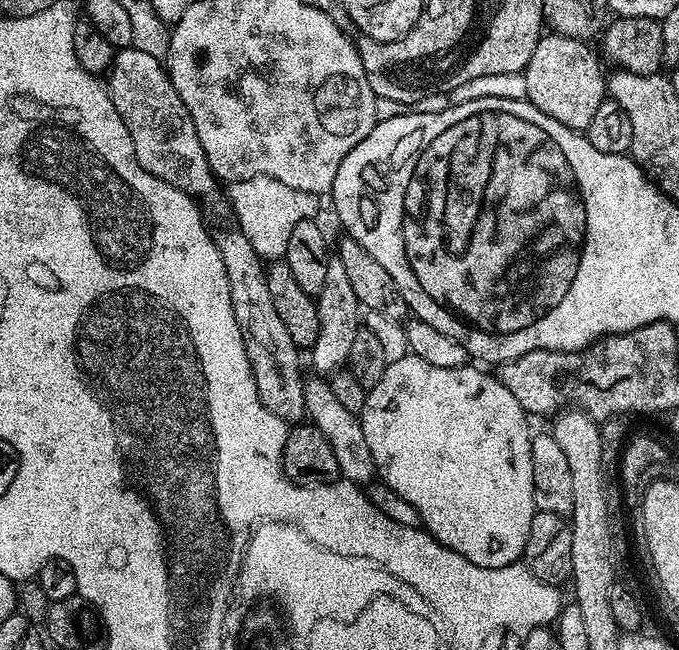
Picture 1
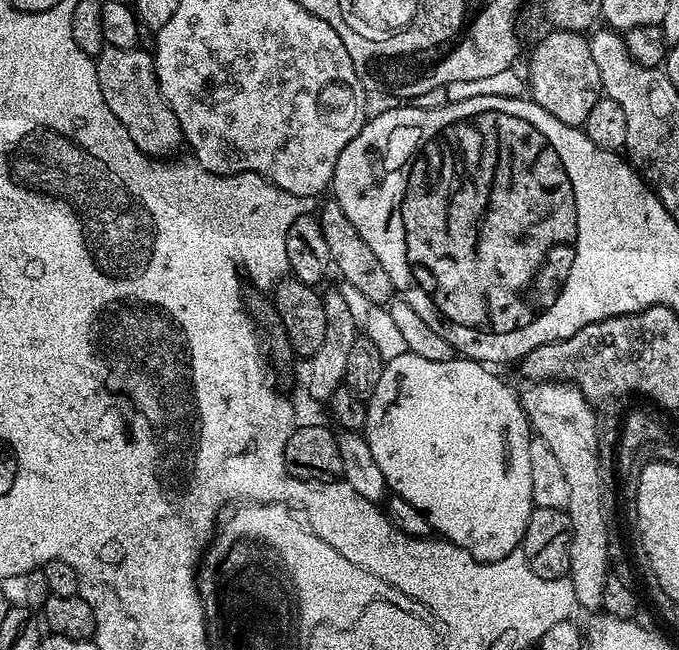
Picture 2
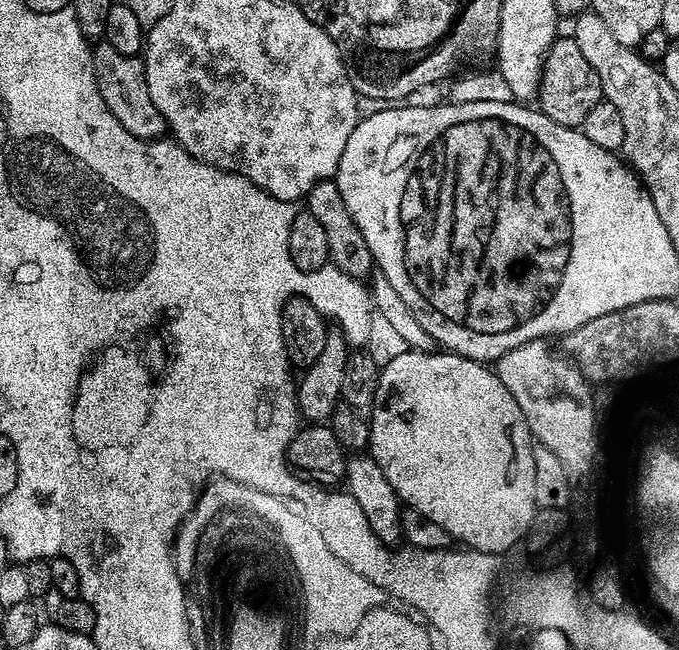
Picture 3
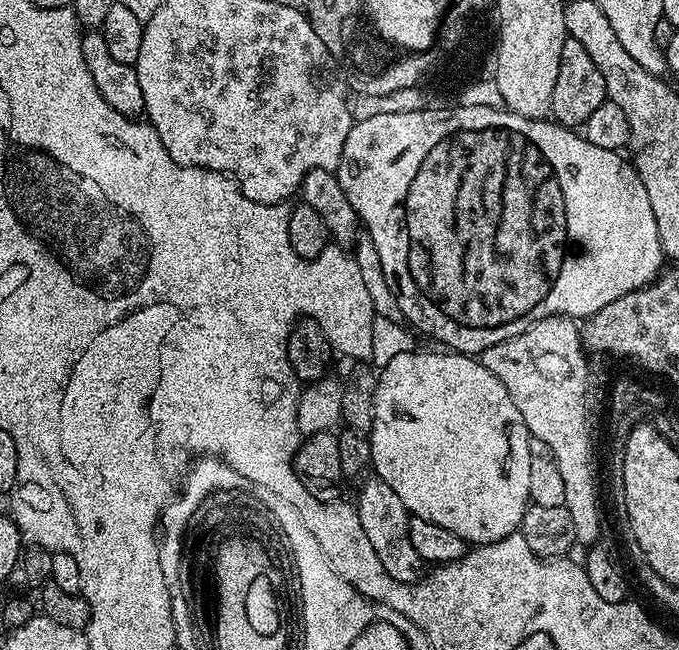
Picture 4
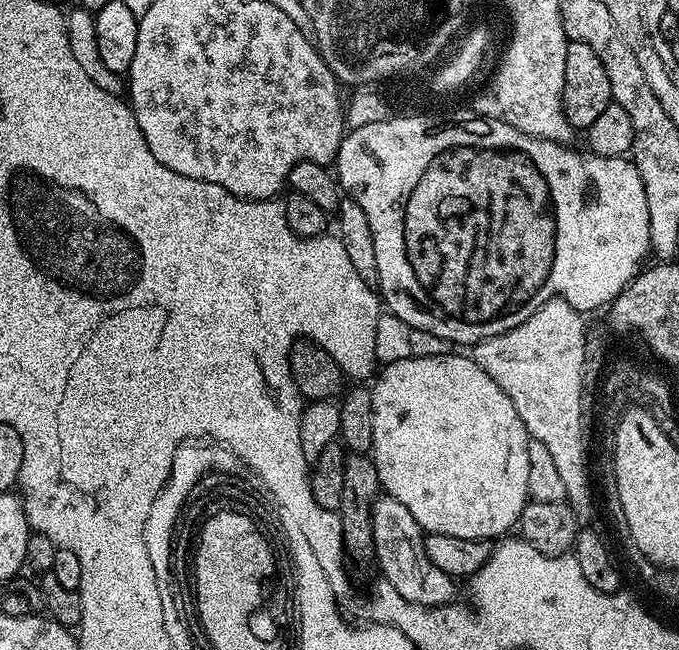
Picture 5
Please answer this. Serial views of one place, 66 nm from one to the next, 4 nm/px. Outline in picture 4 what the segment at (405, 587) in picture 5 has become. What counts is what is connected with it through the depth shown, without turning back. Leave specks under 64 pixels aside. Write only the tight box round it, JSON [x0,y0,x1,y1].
[354,479,422,584]

